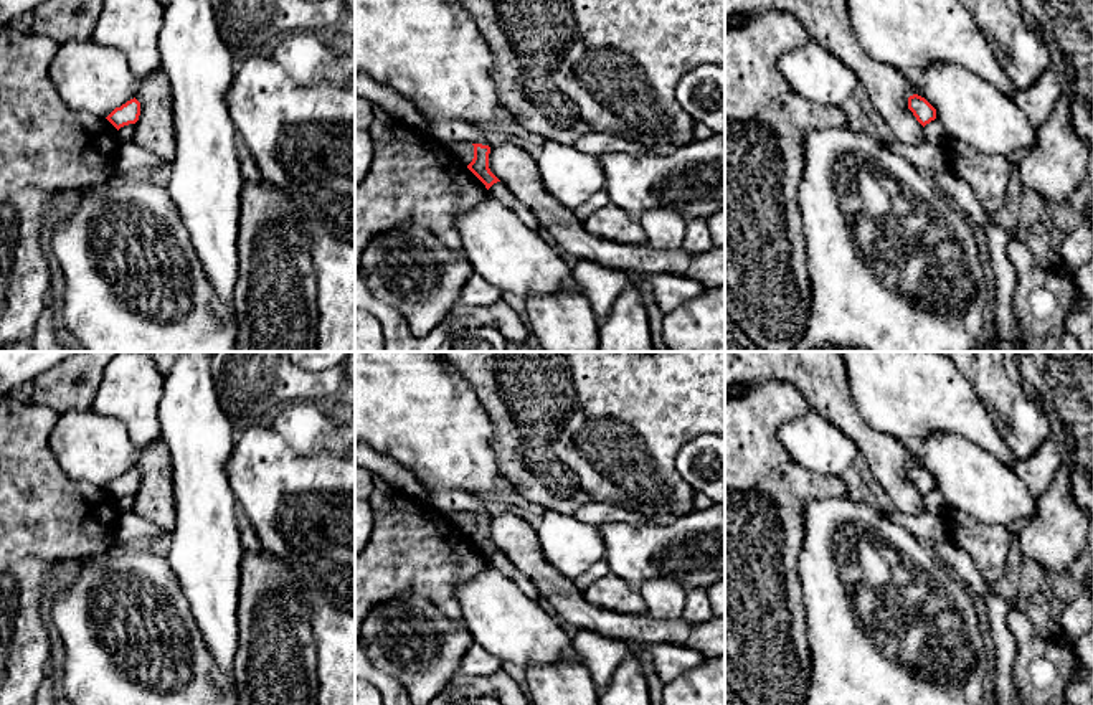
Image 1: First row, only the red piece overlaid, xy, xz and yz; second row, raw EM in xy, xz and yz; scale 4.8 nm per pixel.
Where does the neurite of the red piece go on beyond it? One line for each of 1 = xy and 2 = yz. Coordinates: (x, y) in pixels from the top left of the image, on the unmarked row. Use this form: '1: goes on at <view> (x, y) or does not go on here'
1: does not go on here
2: does not go on here

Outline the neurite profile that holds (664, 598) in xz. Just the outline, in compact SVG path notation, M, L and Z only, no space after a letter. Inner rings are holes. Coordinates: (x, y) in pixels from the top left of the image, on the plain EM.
M652 578L637 586L647 614L655 619L677 619L684 614L687 589L674 580Z

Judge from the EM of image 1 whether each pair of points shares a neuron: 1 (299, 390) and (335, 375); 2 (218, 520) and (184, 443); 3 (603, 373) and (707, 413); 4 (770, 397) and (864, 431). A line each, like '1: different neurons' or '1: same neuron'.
1: same neuron
2: same neuron
3: same neuron
4: different neurons

